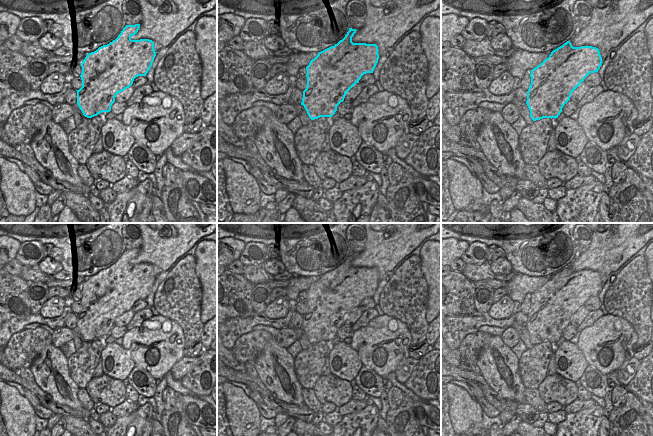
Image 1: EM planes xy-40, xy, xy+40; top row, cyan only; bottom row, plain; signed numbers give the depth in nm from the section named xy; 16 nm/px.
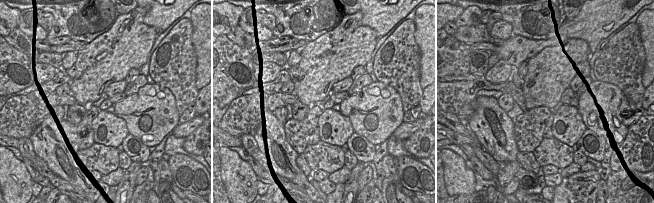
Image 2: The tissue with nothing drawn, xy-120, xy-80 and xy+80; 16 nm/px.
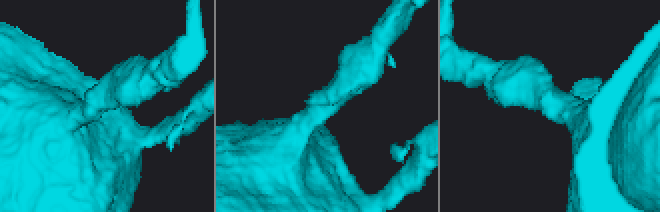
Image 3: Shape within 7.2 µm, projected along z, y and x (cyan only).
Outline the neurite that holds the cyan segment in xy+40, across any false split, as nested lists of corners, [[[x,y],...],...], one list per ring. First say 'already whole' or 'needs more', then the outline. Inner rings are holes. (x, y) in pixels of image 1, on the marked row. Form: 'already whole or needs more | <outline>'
already whole | [[[570,41],[553,50],[548,58],[531,70],[526,104],[533,121],[558,118],[571,93],[602,65],[596,47],[573,47]]]

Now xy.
already whole | [[[349,28],[345,37],[334,46],[331,46],[312,59],[307,70],[307,87],[303,91],[301,105],[304,106],[311,120],[320,117],[332,117],[337,106],[344,101],[346,93],[366,73],[373,73],[379,59],[376,44],[353,43],[352,37],[356,29]]]

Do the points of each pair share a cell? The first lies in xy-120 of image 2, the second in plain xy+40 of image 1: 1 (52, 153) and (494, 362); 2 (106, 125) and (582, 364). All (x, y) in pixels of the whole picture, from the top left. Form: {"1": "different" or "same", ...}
{"1": "same", "2": "same"}

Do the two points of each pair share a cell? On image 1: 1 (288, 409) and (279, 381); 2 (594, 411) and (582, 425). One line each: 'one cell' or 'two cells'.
1: two cells
2: one cell

